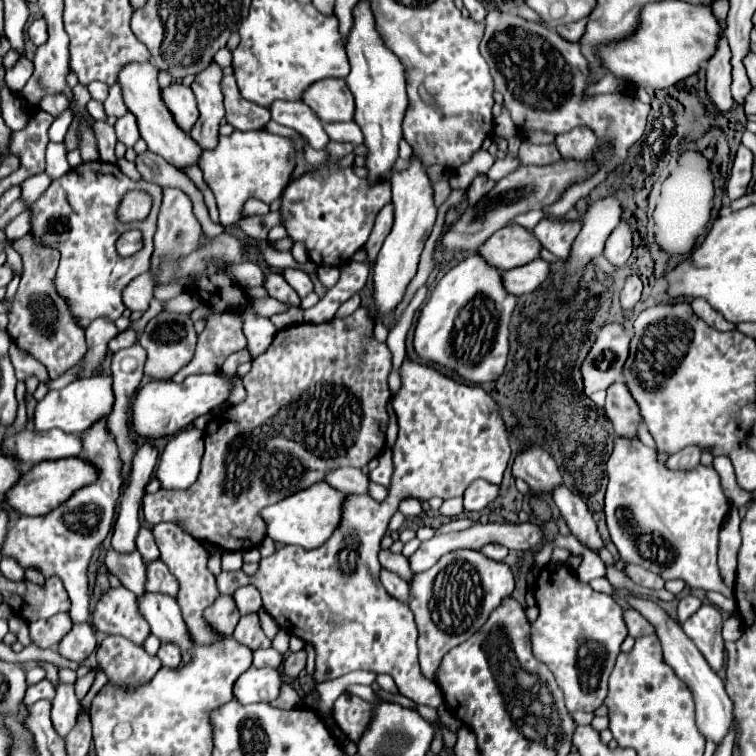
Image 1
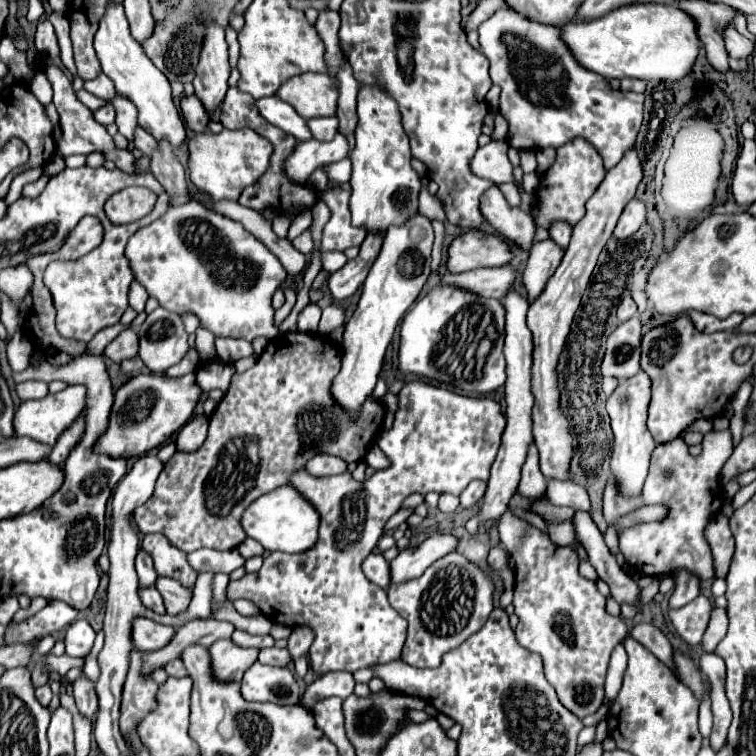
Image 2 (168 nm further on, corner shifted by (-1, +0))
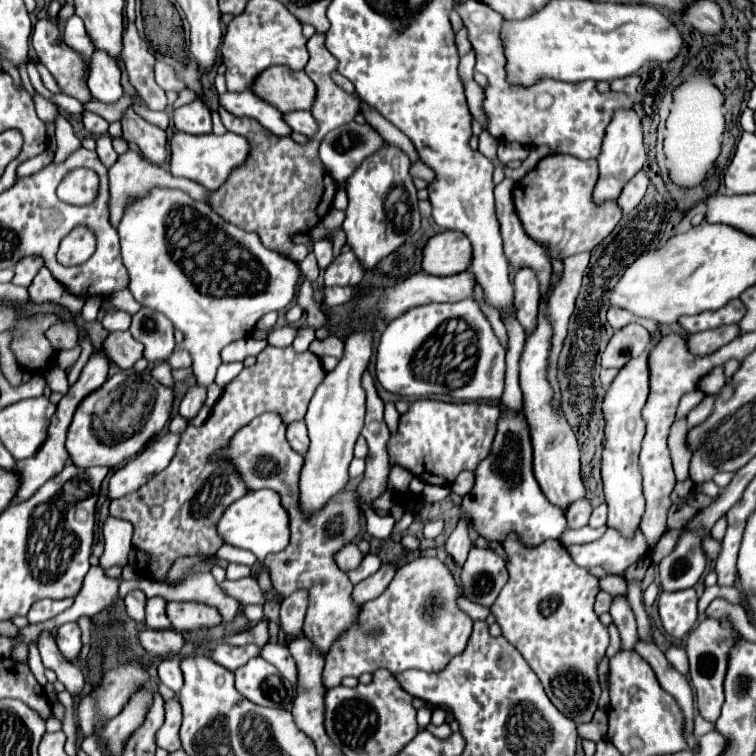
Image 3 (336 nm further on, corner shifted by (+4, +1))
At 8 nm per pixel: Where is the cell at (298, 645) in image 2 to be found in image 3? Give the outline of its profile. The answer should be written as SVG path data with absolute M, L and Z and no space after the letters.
M294 592L280 604L280 624L282 632L286 638L294 640L296 636L302 636L302 626L304 626L304 614L308 606L308 596L306 592Z

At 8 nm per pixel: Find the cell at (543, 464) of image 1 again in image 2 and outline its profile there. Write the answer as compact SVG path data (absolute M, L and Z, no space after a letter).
M553 481L547 485L547 495L553 505L571 507L573 511L589 511L591 501L587 491L573 481Z

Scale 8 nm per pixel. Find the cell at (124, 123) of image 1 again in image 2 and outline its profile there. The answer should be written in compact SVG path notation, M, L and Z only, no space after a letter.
M115 95L111 99L111 103L113 103L115 113L117 113L115 123L119 127L119 133L125 135L131 141L133 133L135 133L135 127L137 127L137 107L133 105L133 101L129 101L123 95Z

